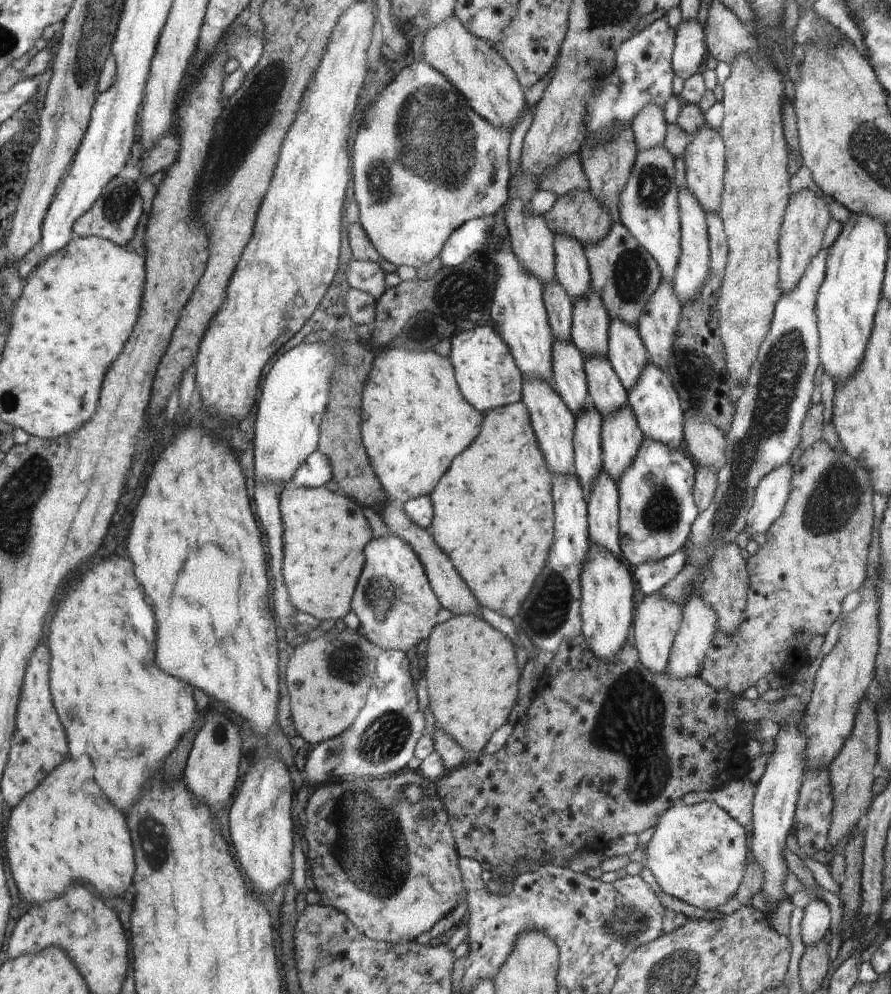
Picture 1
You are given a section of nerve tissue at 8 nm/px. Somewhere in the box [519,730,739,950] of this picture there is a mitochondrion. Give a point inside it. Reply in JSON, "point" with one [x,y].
{"point":[624,923]}

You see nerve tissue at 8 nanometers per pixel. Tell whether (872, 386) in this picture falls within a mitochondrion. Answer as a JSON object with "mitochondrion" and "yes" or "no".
{"mitochondrion":"no"}

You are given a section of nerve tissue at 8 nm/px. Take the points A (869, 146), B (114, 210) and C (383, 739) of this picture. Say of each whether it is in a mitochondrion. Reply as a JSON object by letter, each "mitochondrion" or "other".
{"A":"mitochondrion","B":"mitochondrion","C":"mitochondrion"}

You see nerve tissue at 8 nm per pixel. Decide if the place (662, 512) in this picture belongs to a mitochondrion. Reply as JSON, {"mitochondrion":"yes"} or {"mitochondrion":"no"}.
{"mitochondrion":"yes"}

